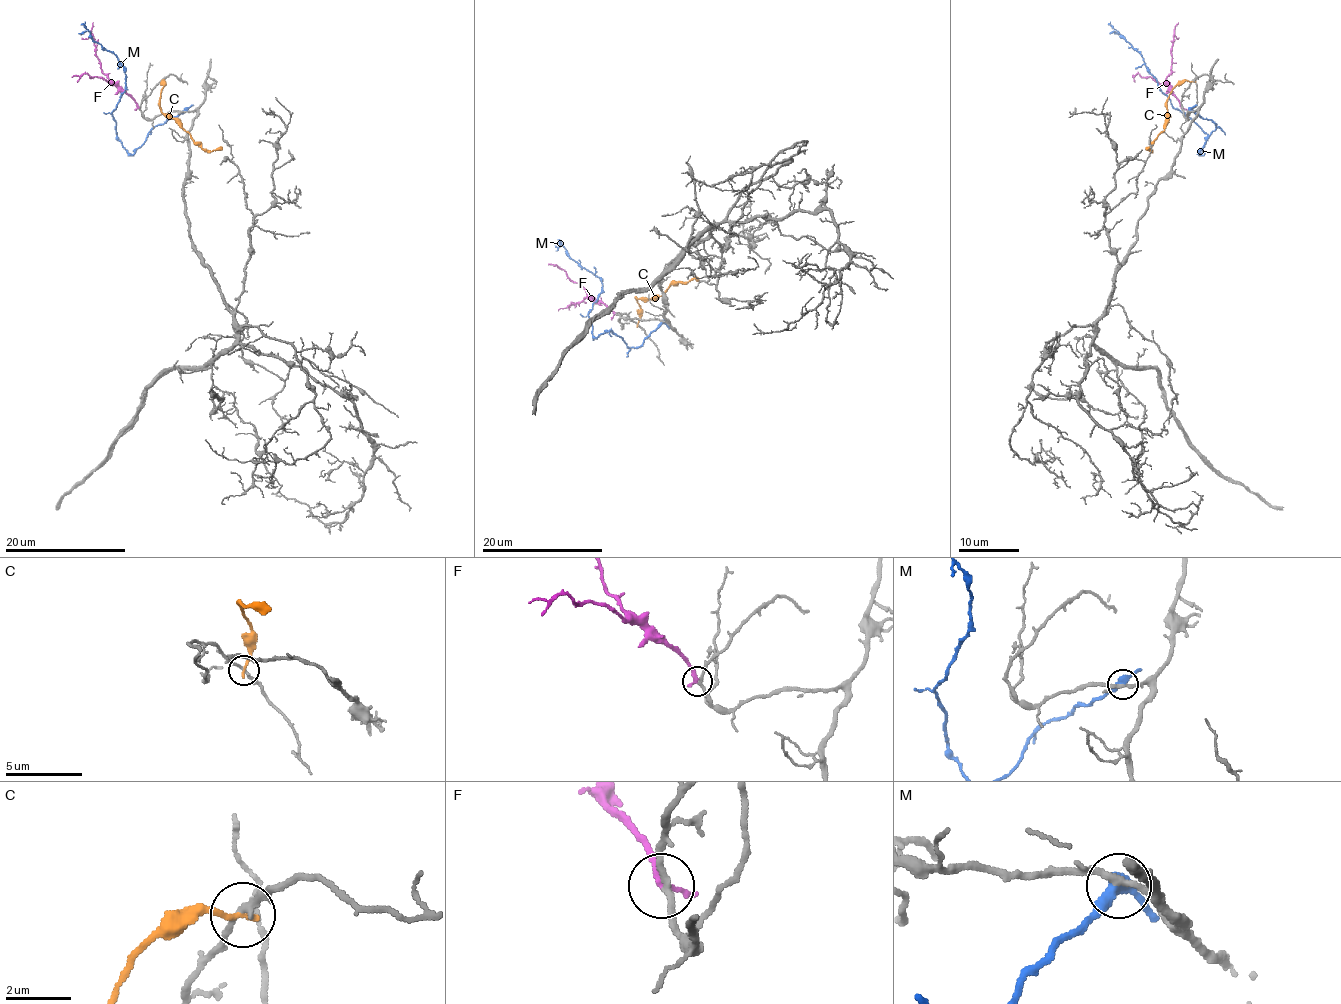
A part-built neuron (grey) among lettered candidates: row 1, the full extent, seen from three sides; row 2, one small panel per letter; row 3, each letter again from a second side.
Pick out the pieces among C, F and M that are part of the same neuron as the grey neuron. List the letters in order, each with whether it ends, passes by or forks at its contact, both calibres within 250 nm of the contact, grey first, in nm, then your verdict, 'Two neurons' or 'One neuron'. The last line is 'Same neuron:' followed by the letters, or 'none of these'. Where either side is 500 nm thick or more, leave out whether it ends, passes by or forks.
C: It ends there. Thickness 200 nm (grey) against 180 nm. Two neurons
F: It passes by. Thickness 180 nm (grey) against 190 nm. One neuron
M: It passes by. Thickness 200 nm (grey) against 400 nm. Two neurons
Same neuron: F

